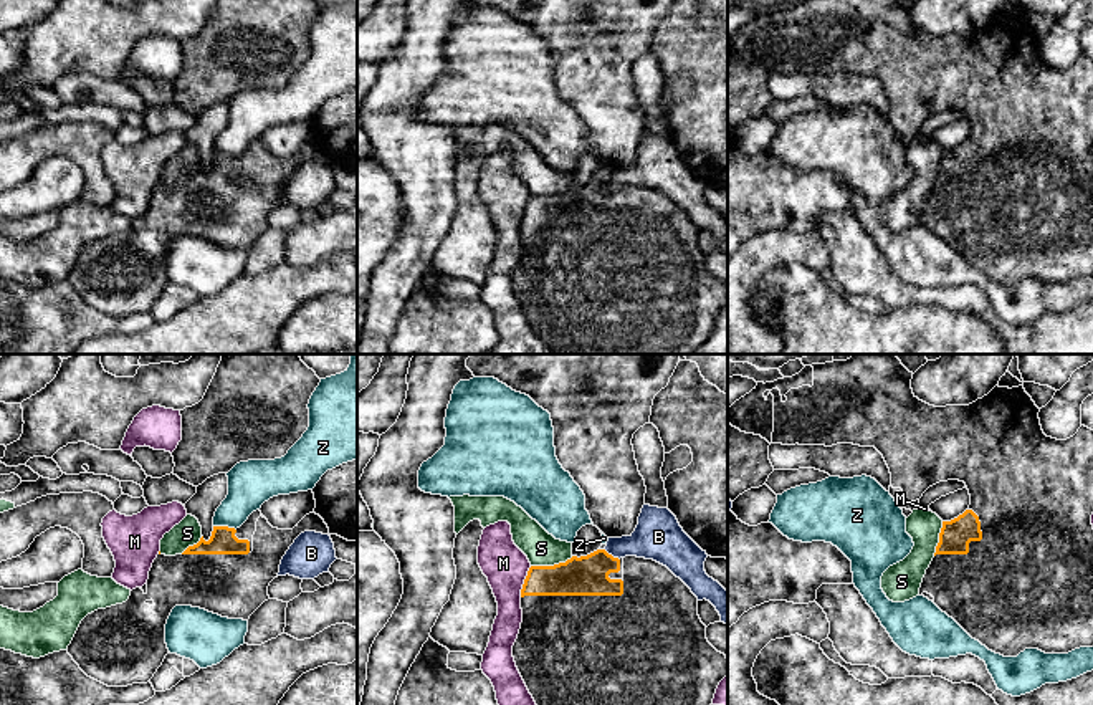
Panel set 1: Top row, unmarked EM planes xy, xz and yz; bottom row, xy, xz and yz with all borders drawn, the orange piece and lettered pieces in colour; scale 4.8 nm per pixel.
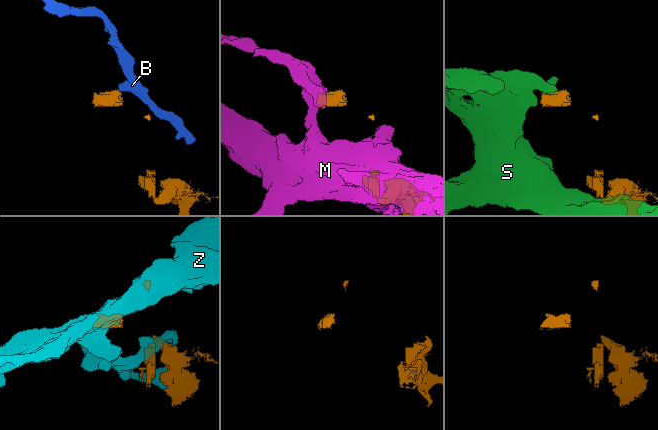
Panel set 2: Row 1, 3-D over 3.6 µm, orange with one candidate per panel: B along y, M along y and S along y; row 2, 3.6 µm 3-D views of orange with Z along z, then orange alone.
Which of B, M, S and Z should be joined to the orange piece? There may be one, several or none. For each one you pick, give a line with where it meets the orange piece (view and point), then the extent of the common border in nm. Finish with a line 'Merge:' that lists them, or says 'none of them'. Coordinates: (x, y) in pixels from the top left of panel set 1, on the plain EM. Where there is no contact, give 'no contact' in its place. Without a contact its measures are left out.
Merge: none of them

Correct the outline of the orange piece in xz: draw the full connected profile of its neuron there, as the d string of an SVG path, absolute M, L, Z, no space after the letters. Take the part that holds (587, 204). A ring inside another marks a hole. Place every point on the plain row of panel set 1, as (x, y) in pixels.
M605 179L572 185L554 195L531 195L521 218L523 252L513 275L516 296L536 334L554 354L691 354L713 333L719 311L728 305L728 286L706 268L706 255L698 245L698 227L666 195L645 187L613 187Z

